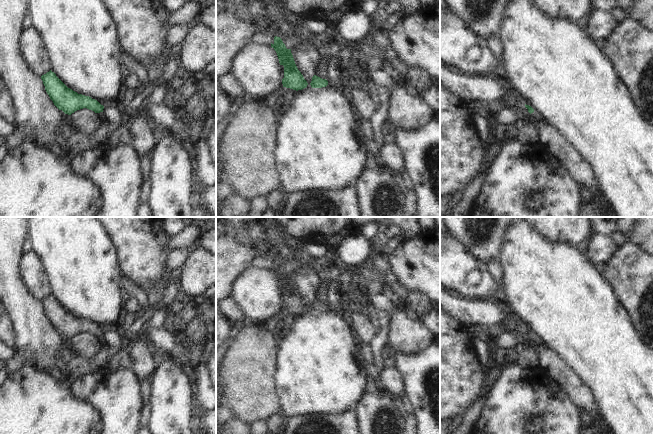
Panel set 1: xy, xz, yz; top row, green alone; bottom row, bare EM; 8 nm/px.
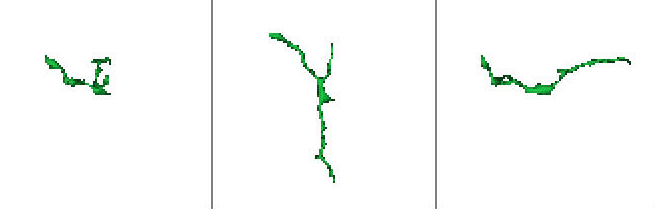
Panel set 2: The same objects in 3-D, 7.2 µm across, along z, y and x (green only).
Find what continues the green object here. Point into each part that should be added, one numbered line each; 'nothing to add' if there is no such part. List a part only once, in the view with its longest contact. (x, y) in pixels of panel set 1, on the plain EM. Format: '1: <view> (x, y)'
1: yz (537, 340)

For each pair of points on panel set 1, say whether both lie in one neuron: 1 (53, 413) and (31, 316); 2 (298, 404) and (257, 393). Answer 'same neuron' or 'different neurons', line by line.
1: different neurons
2: different neurons

